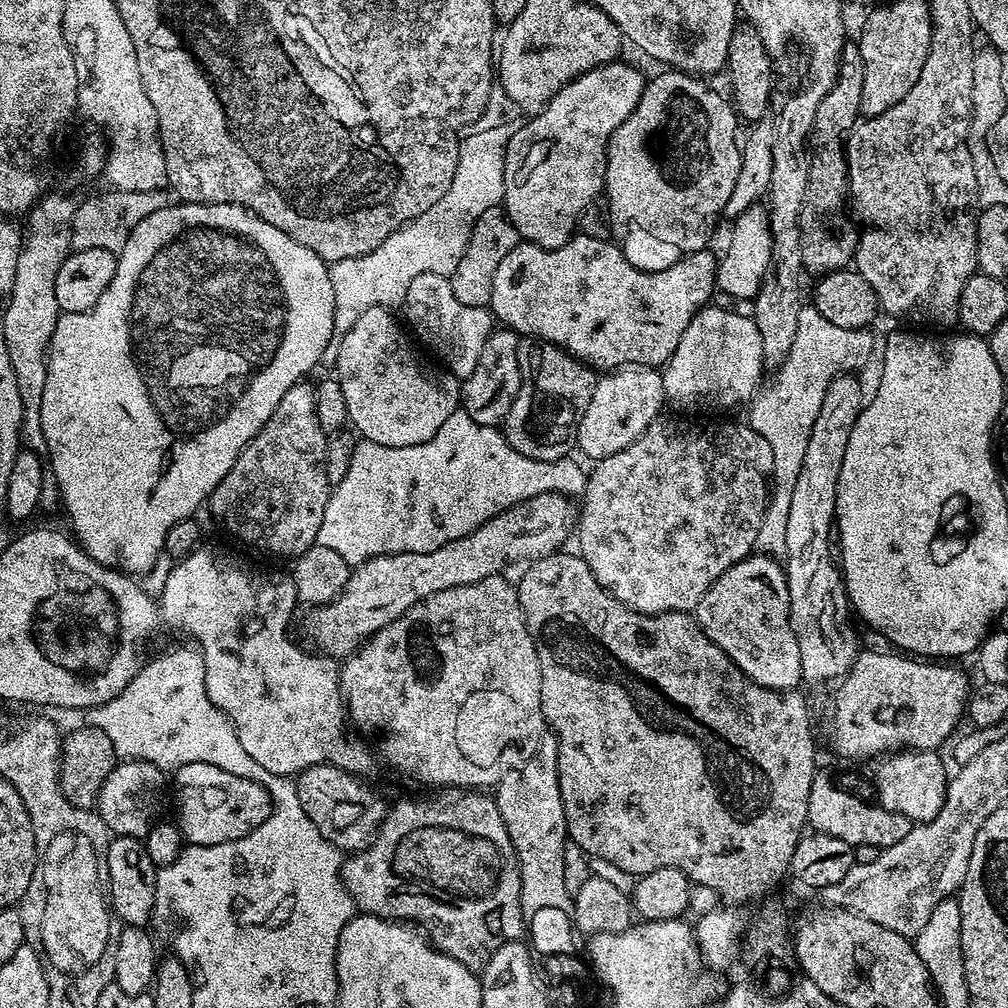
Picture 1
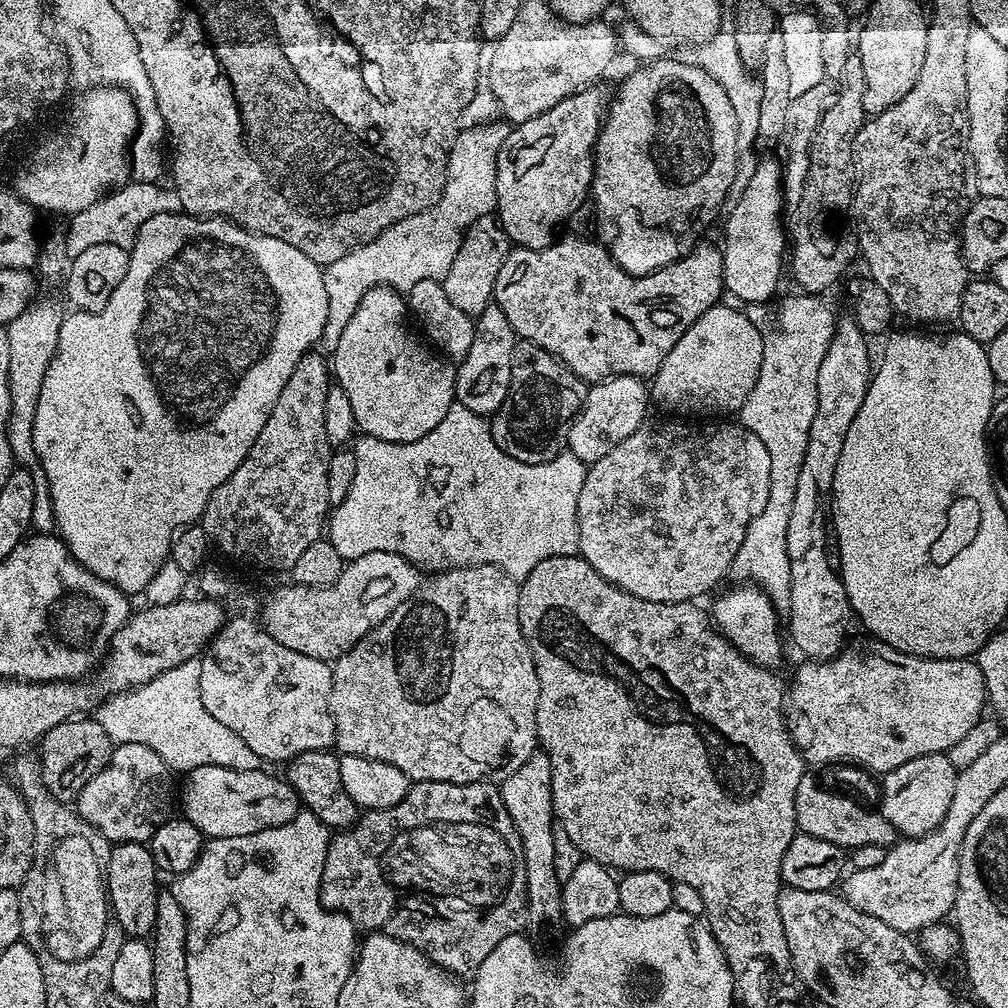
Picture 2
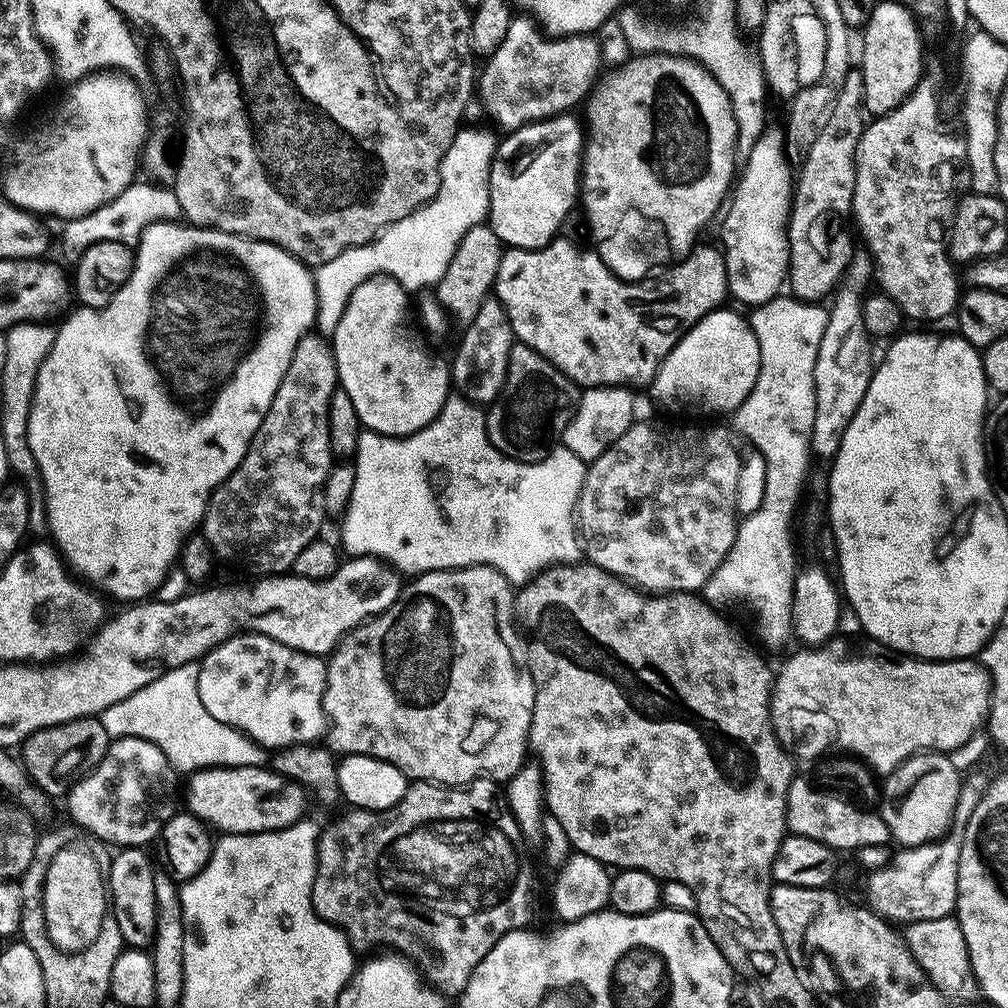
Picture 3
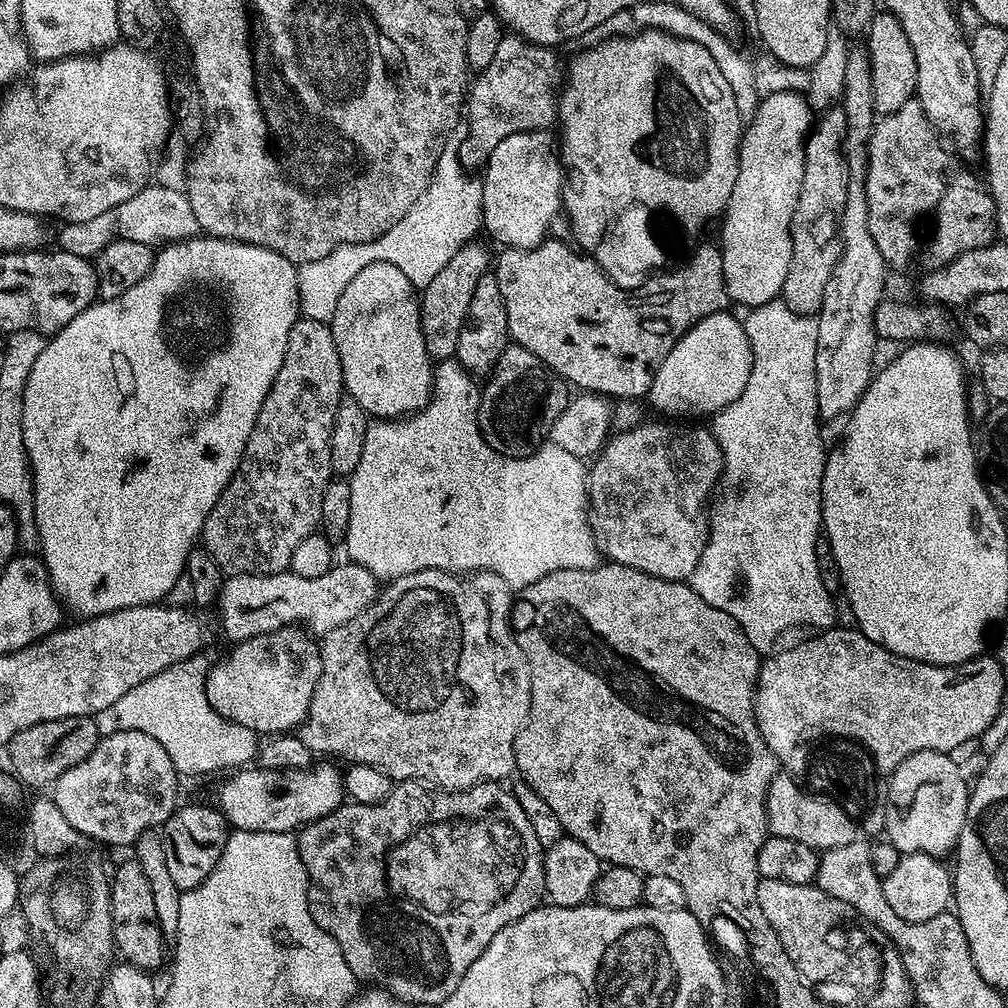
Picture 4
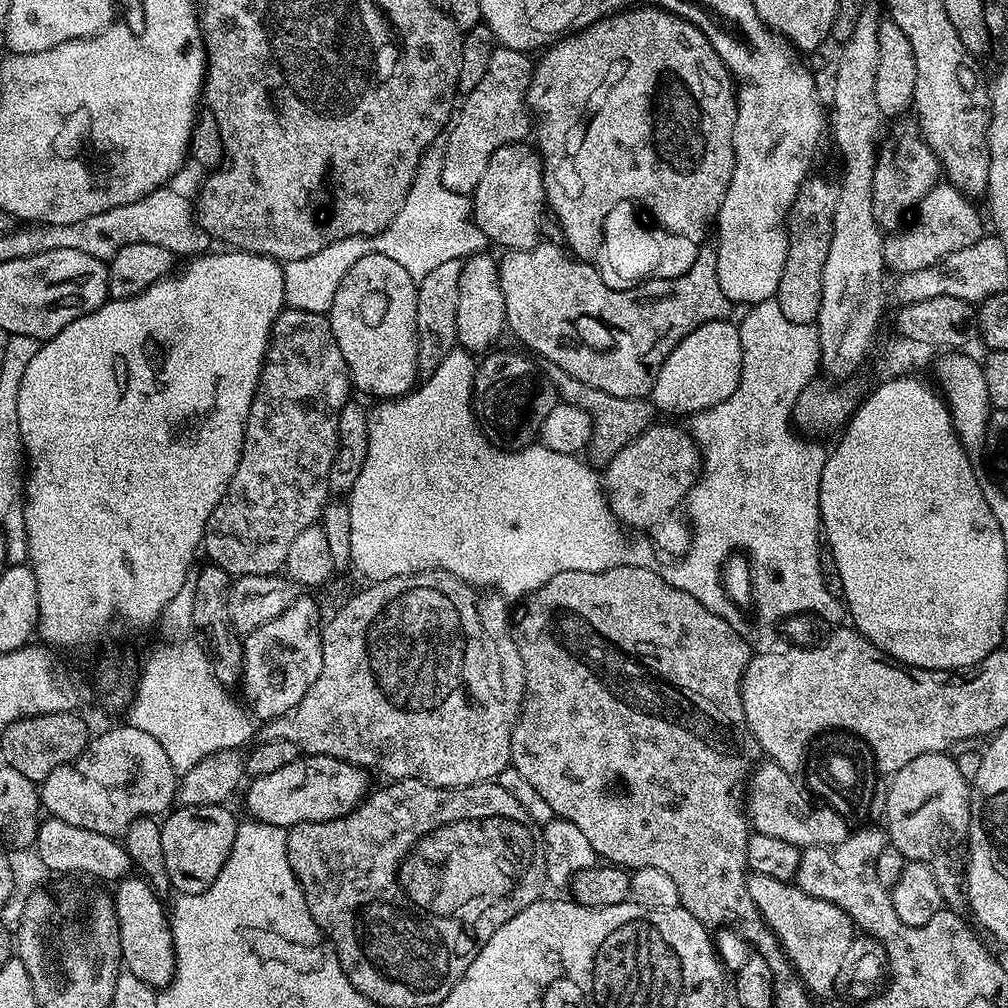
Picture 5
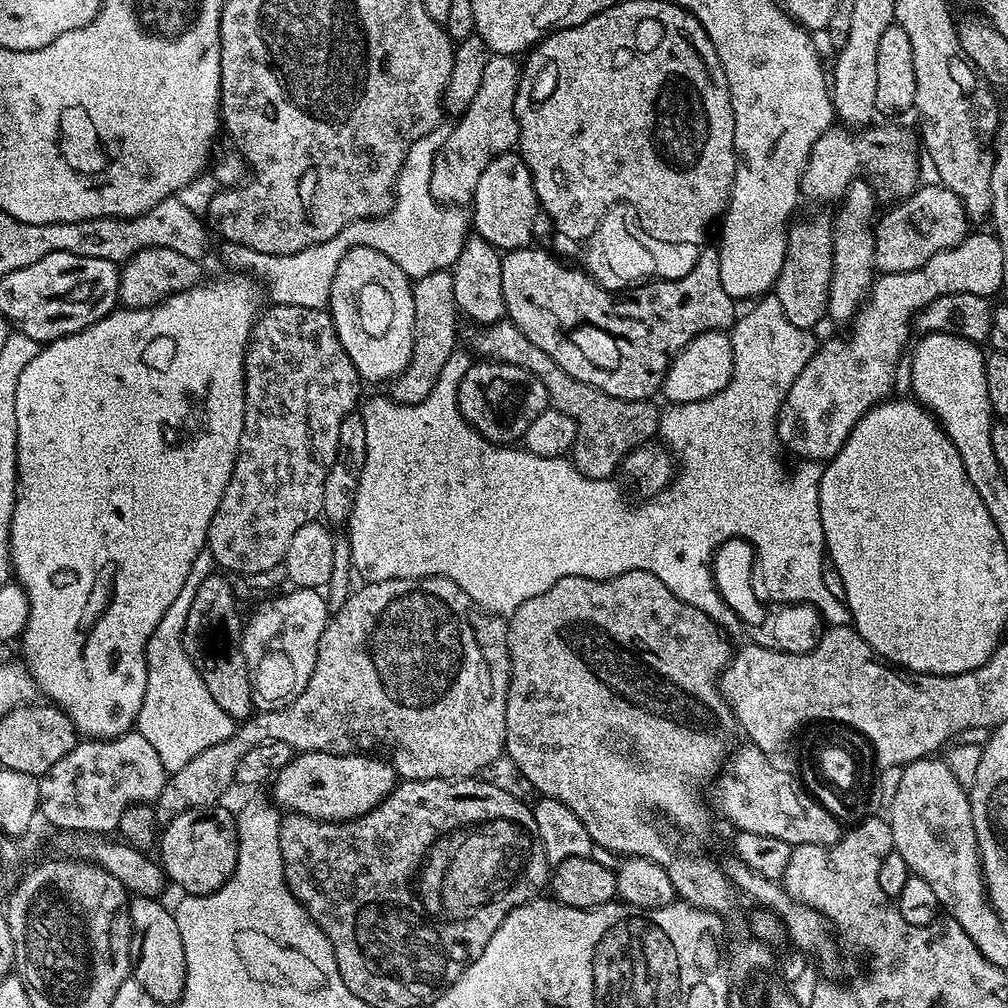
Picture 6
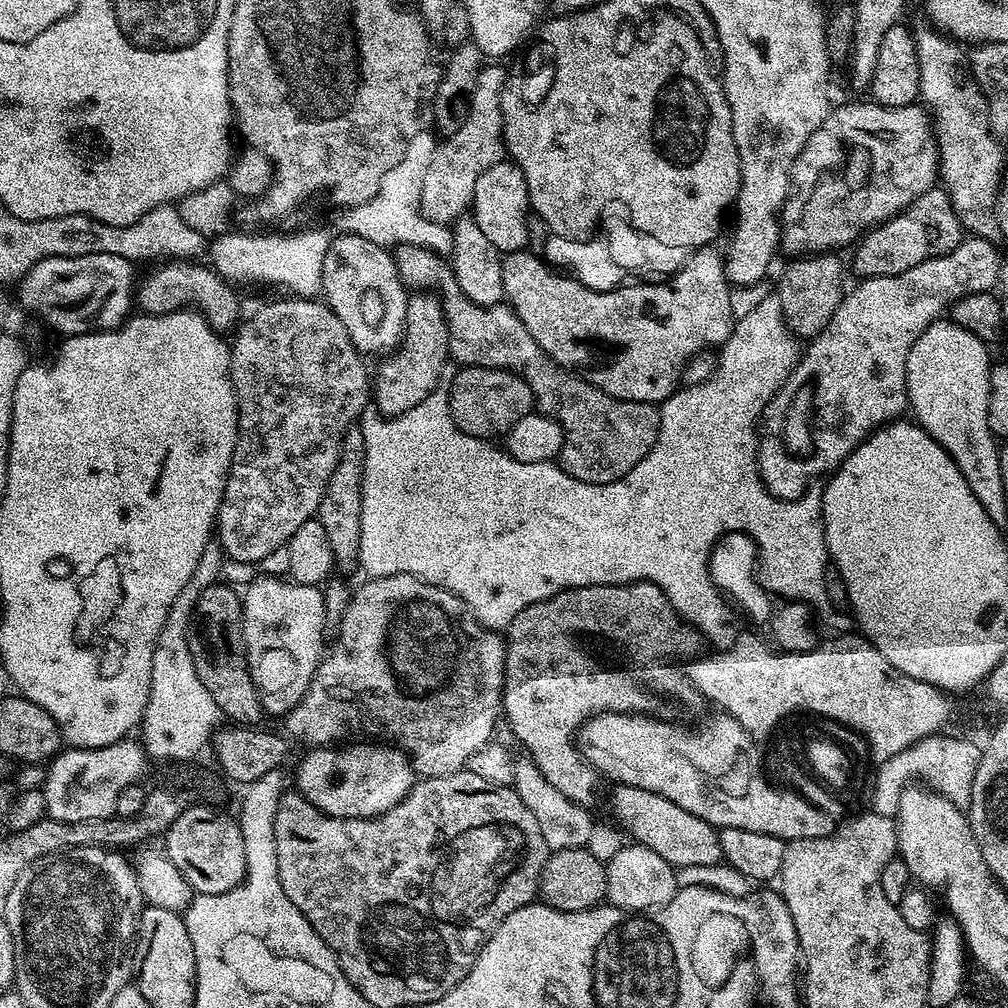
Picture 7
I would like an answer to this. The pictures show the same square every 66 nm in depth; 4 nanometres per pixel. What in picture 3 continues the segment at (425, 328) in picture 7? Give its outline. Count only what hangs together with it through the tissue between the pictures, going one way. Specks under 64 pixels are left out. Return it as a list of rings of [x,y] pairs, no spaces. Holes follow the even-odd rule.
[[[487,223],[474,226],[460,239],[460,245],[454,250],[454,258],[450,258],[450,266],[446,266],[446,274],[434,285],[436,301],[444,308],[445,313],[460,326],[474,322],[474,314],[478,314],[478,306],[493,291],[502,245],[498,234],[489,228]]]

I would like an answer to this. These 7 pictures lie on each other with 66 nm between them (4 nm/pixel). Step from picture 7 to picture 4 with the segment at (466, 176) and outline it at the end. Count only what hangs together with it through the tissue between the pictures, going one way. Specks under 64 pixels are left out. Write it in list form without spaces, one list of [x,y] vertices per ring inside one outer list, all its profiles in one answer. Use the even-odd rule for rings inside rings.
[[[504,34],[495,51],[490,64],[471,81],[470,91],[466,96],[466,124],[468,120],[468,137],[464,144],[468,147],[469,165],[483,165],[488,156],[502,142],[502,138],[510,138],[510,134],[519,132],[539,132],[548,130],[557,123],[558,116],[558,84],[556,75],[560,72],[560,60],[551,47],[532,44],[515,34]]]

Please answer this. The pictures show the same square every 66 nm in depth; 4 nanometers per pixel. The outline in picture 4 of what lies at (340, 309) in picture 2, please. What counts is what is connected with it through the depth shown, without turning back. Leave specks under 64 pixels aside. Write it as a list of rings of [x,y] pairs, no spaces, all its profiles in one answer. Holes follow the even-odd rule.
[[[446,150],[436,164],[436,174],[430,186],[418,198],[418,202],[398,221],[393,228],[386,230],[376,240],[365,244],[343,244],[338,246],[326,258],[318,262],[306,262],[299,265],[296,277],[300,291],[300,310],[307,319],[328,324],[334,310],[338,310],[338,298],[342,290],[350,286],[358,270],[366,270],[374,262],[390,262],[398,266],[410,278],[417,289],[422,290],[458,254],[463,244],[477,239],[476,231],[481,231],[484,222],[482,210],[483,179],[467,176],[465,165],[456,161],[452,150]]]

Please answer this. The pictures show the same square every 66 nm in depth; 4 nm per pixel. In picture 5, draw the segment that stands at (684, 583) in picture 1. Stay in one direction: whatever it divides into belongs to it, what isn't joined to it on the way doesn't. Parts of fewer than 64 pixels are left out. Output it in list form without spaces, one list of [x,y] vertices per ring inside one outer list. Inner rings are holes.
[[[656,422],[643,434],[635,436],[629,444],[622,446],[622,450],[614,454],[611,462],[603,465],[602,487],[604,495],[608,497],[610,510],[625,529],[637,528],[640,531],[637,533],[647,537],[659,551],[661,548],[666,555],[672,556],[668,558],[680,558],[687,553],[692,543],[692,533],[682,515],[681,508],[688,499],[688,491],[693,488],[700,476],[701,467],[700,448],[691,435],[685,429],[683,432],[672,424]]]

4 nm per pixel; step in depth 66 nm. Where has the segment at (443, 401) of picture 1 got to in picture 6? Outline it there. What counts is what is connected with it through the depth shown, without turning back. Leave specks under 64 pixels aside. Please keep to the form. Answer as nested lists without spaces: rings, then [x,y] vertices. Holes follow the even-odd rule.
[[[351,248],[338,262],[327,311],[336,327],[338,342],[350,354],[350,362],[354,362],[361,381],[391,382],[406,370],[416,341],[412,285],[413,281],[393,257],[373,248]]]

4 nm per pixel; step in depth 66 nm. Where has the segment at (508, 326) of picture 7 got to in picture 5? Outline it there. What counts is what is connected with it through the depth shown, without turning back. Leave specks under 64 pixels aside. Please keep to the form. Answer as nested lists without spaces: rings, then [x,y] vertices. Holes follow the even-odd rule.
[[[545,363],[544,374],[556,387],[557,397],[565,404],[573,404],[586,410],[592,419],[592,437],[586,449],[586,456],[593,465],[603,466],[611,462],[614,454],[622,450],[635,436],[640,436],[654,423],[654,405],[648,398],[618,398],[614,394],[606,394],[606,390],[598,390],[594,386],[586,386],[586,382],[578,382],[570,374],[563,372],[558,366]]]

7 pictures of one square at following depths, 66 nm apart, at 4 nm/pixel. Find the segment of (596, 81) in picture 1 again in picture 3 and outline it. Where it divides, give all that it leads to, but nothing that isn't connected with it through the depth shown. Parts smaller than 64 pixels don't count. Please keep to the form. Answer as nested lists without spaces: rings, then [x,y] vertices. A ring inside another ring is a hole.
[[[572,114],[536,120],[507,133],[499,141],[496,154],[492,157],[490,206],[486,223],[494,230],[494,234],[498,234],[501,245],[508,248],[544,248],[557,239],[562,222],[577,207],[580,195],[580,162],[586,139],[585,129],[581,121],[577,120]]]

